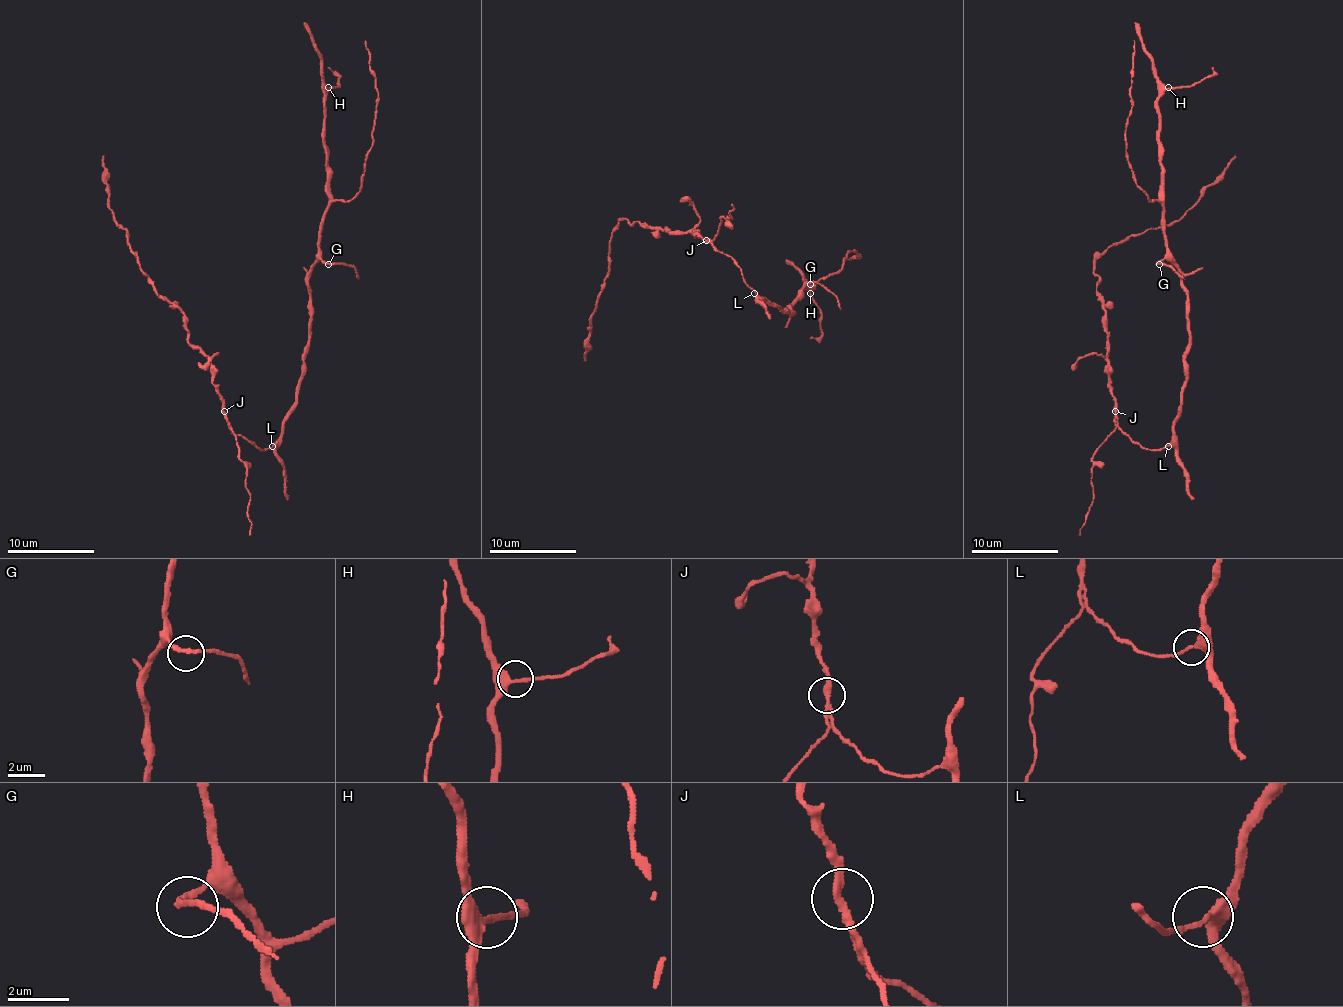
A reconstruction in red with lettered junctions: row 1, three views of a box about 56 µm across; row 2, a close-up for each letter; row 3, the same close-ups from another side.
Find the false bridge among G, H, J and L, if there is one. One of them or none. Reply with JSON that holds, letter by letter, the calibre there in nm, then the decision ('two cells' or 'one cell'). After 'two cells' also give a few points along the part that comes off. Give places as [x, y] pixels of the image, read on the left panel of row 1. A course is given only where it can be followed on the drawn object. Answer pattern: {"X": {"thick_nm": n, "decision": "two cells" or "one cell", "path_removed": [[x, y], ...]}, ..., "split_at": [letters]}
{"G": {"thick_nm": 240, "decision": "one cell"}, "H": {"thick_nm": 300, "decision": "one cell"}, "J": {"thick_nm": 240, "decision": "two cells", "path_removed": [[224, 411], [213, 365], [189, 341], [186, 317], [156, 291], [117, 223], [103, 155]]}, "L": {"thick_nm": 280, "decision": "one cell"}, "split_at": ["J"]}

